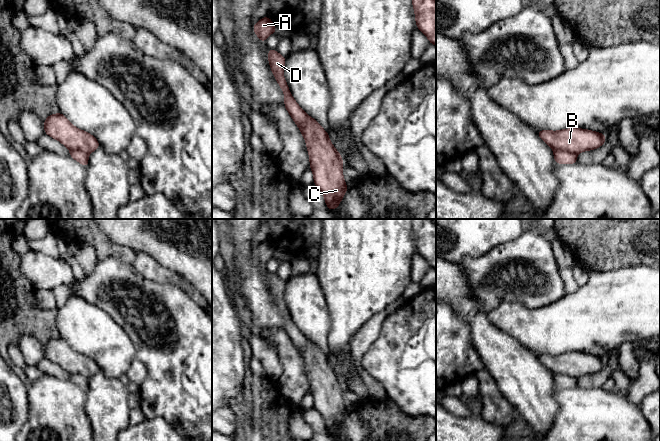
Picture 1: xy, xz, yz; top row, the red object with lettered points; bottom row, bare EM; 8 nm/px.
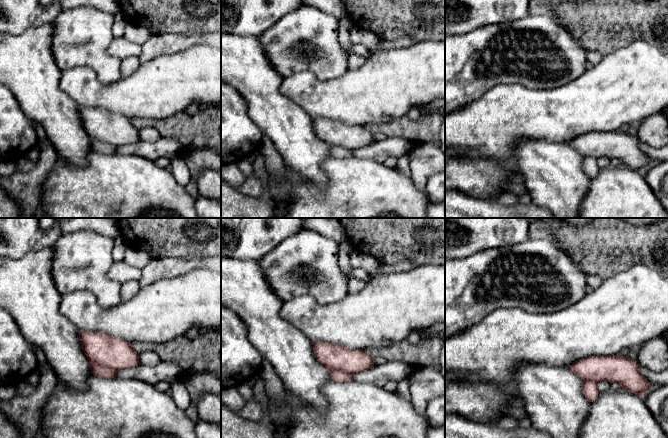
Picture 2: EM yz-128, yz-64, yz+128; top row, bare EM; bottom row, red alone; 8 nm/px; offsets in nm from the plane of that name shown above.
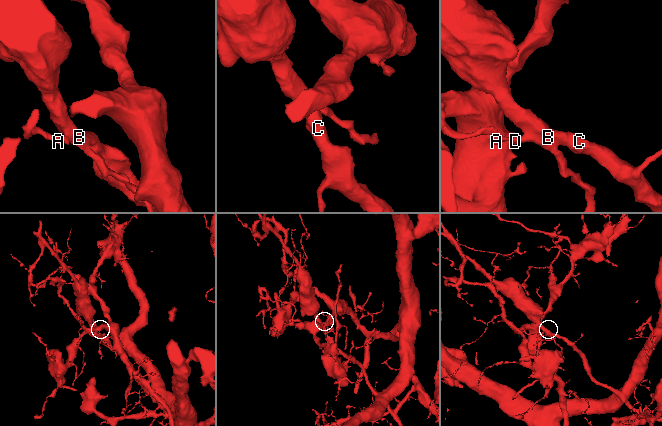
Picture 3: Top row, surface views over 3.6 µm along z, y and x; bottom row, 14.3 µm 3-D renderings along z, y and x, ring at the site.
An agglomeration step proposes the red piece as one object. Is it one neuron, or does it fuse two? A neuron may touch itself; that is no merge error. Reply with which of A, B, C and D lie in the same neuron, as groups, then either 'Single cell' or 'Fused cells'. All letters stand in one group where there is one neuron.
Groups: A B C D. Single cell

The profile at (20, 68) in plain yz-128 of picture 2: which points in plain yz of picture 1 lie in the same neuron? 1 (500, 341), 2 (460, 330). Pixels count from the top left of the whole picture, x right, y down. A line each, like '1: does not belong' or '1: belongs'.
1: belongs
2: does not belong

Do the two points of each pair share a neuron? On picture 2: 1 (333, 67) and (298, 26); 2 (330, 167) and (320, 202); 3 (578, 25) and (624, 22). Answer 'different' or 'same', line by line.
1: same
2: same
3: same

